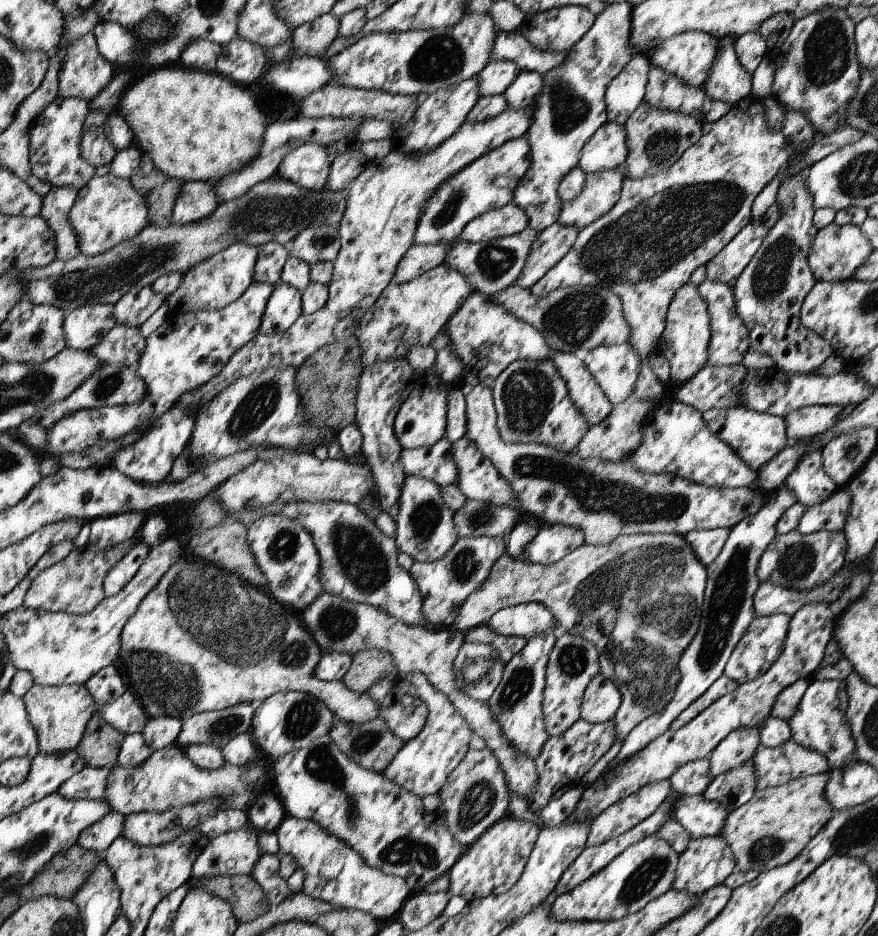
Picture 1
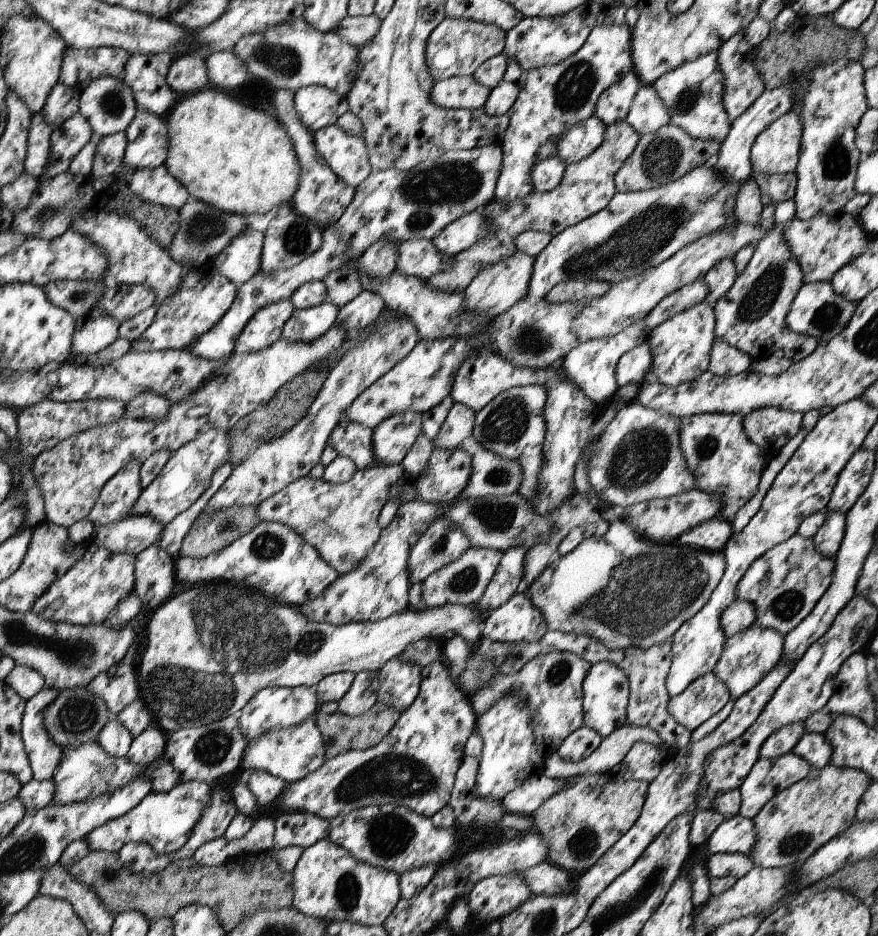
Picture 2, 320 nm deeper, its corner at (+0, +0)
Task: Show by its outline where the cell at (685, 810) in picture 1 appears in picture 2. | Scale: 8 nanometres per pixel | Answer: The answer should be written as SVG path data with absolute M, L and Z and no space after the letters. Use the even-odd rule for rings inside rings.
M738 814L724 819L707 840L708 850L714 853L742 853L750 855L757 841L753 820Z

